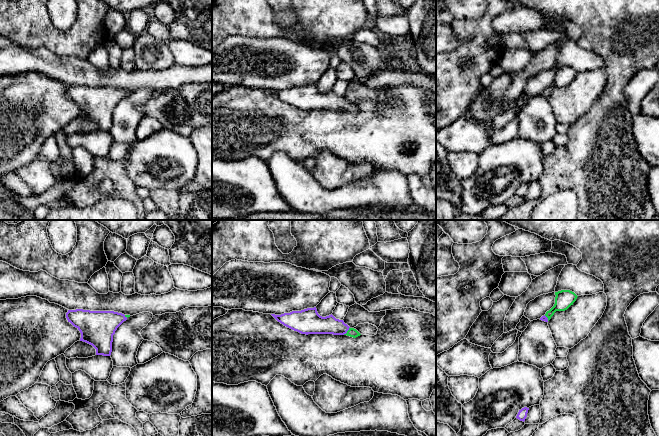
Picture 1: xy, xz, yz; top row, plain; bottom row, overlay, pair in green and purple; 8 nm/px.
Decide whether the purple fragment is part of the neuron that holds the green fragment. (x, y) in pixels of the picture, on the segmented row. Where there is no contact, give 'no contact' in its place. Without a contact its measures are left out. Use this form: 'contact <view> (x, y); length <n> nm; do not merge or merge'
contact xz (347, 331); length 80 nm; merge

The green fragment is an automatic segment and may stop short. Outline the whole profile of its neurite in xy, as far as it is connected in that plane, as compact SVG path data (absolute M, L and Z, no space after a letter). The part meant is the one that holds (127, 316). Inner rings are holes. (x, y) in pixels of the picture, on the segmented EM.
M68 310L66 318L80 333L80 341L92 345L96 355L110 356L113 335L130 315L114 311Z

